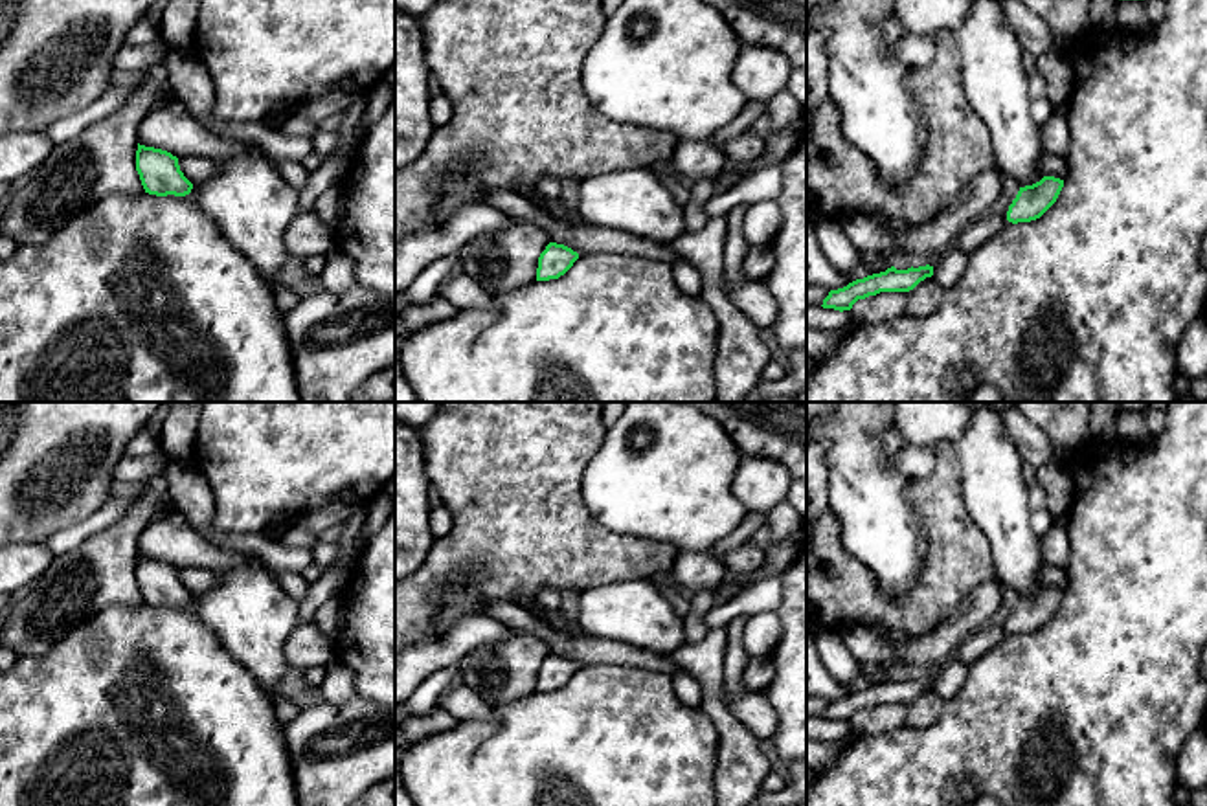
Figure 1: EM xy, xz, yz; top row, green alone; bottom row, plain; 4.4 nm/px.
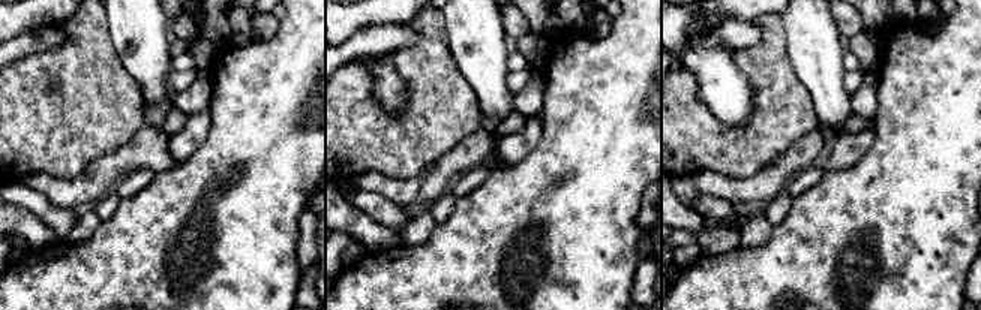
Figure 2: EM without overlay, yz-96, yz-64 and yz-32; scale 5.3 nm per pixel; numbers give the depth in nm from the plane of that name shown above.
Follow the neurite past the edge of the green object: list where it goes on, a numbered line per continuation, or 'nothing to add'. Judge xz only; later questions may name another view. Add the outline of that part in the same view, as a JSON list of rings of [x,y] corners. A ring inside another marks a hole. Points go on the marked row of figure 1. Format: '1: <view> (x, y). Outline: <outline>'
nothing to add

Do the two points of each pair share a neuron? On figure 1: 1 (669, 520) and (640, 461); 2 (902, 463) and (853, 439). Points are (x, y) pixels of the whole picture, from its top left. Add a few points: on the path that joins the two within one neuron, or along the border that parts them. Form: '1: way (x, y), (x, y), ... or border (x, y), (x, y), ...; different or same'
1: way (669, 505), (669, 491), (654, 476); same
2: border (908, 445), (890, 458), (890, 463), (908, 481); different

